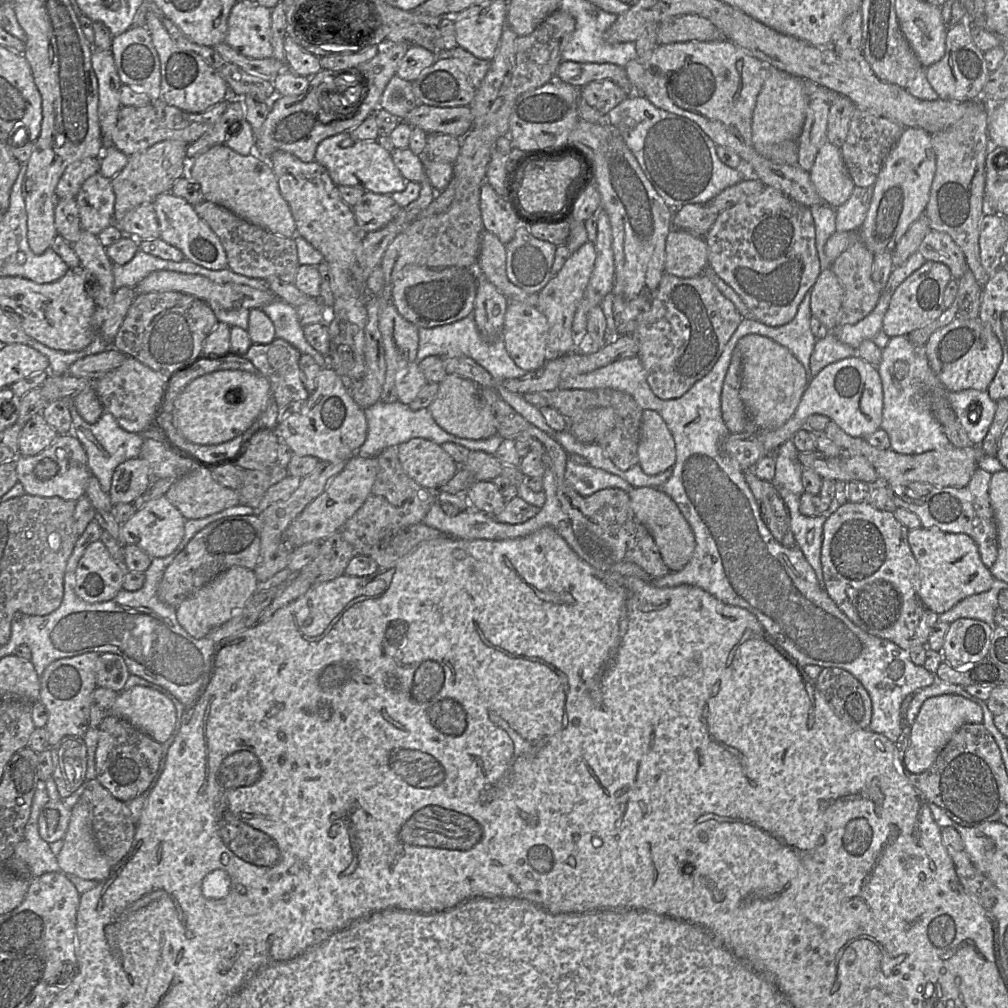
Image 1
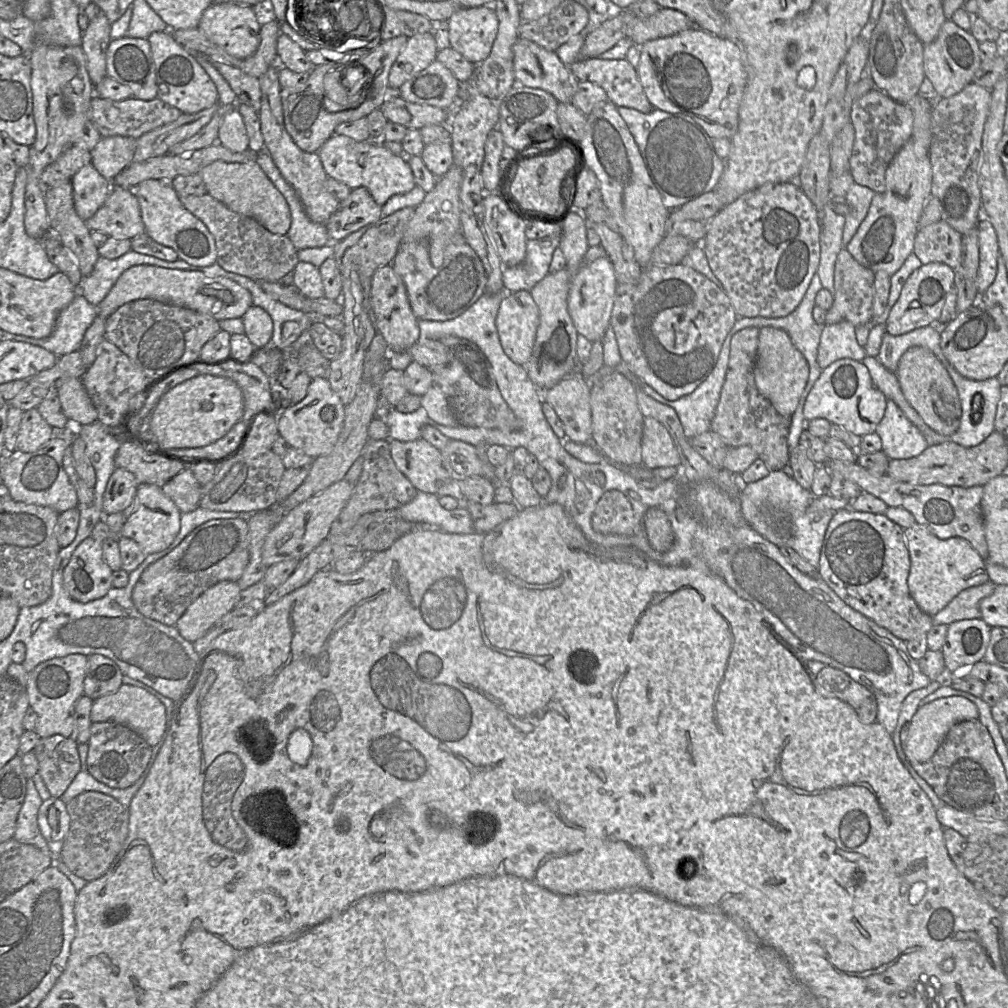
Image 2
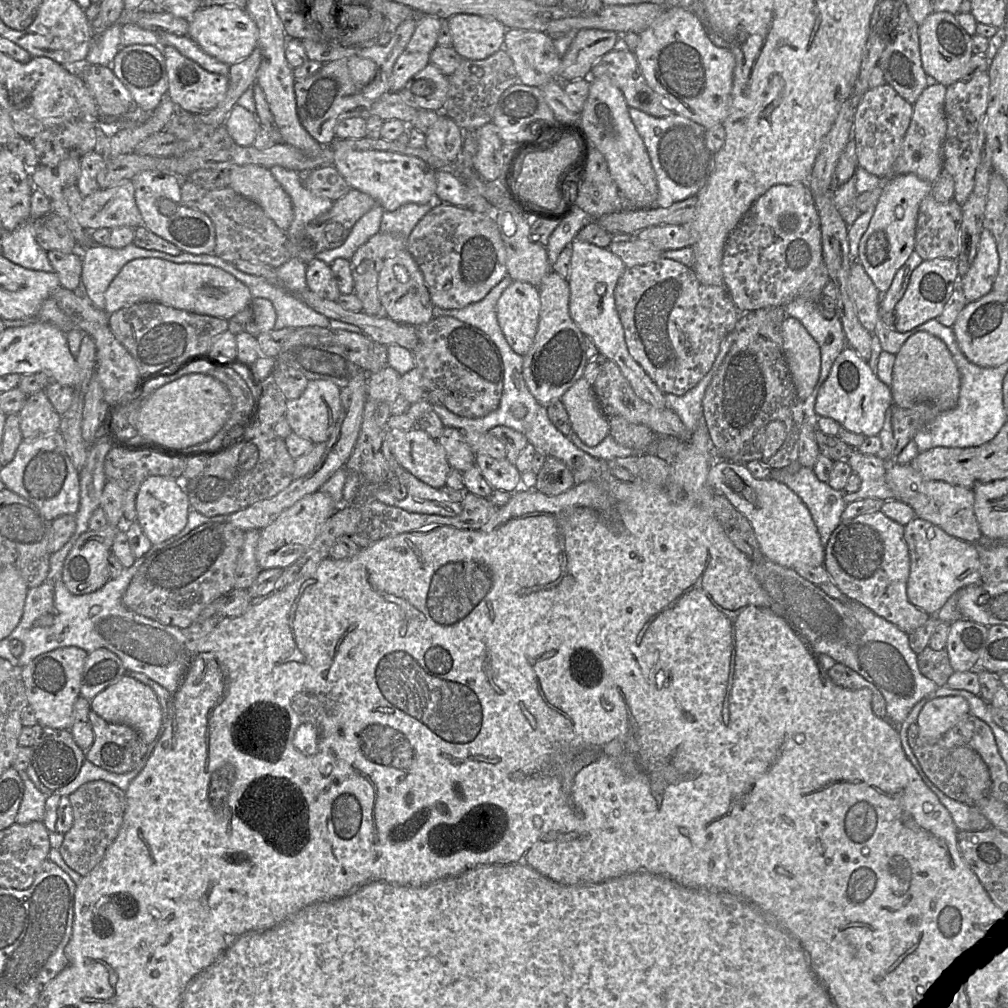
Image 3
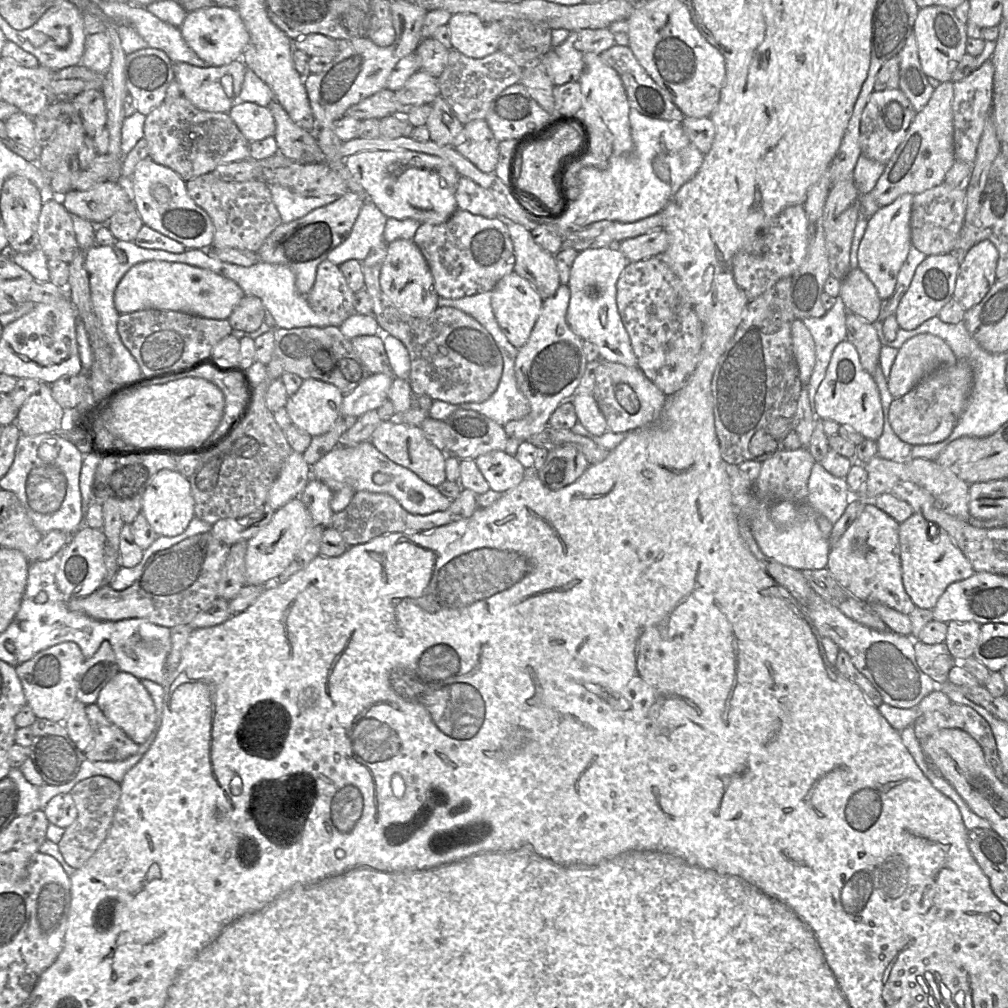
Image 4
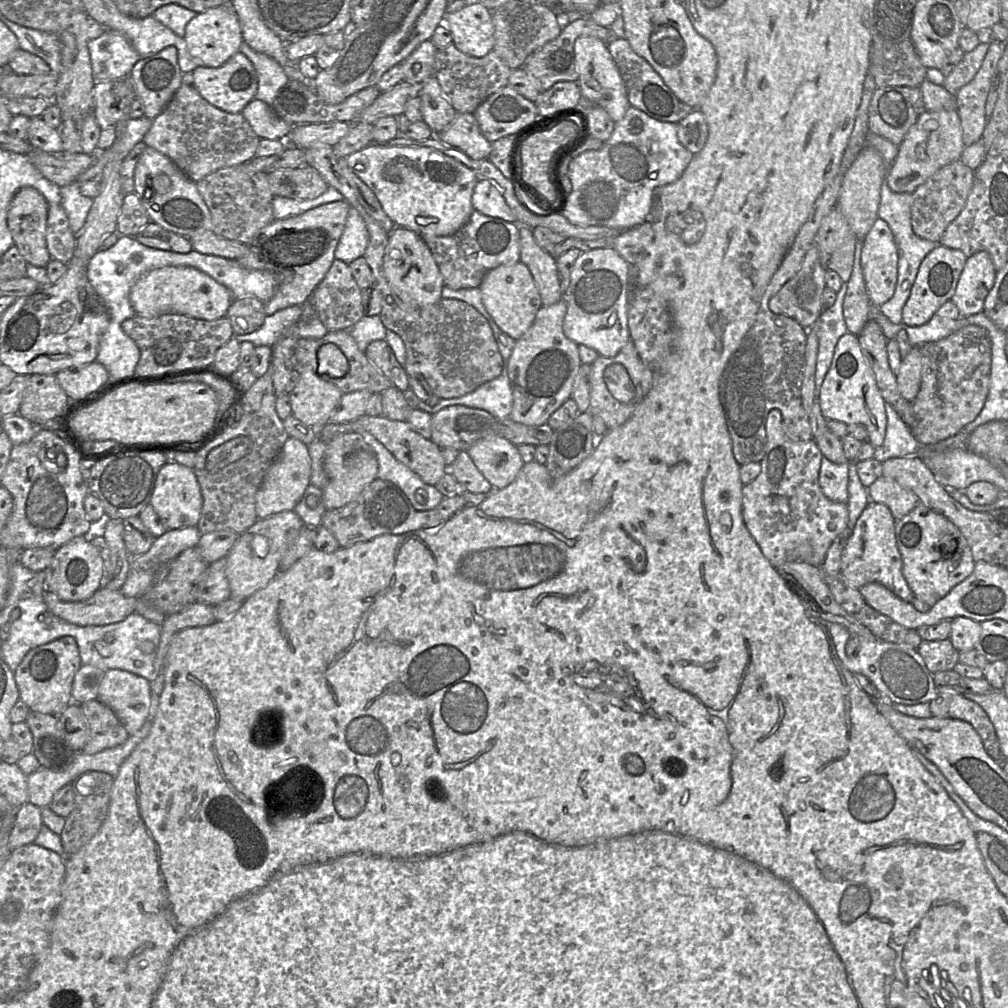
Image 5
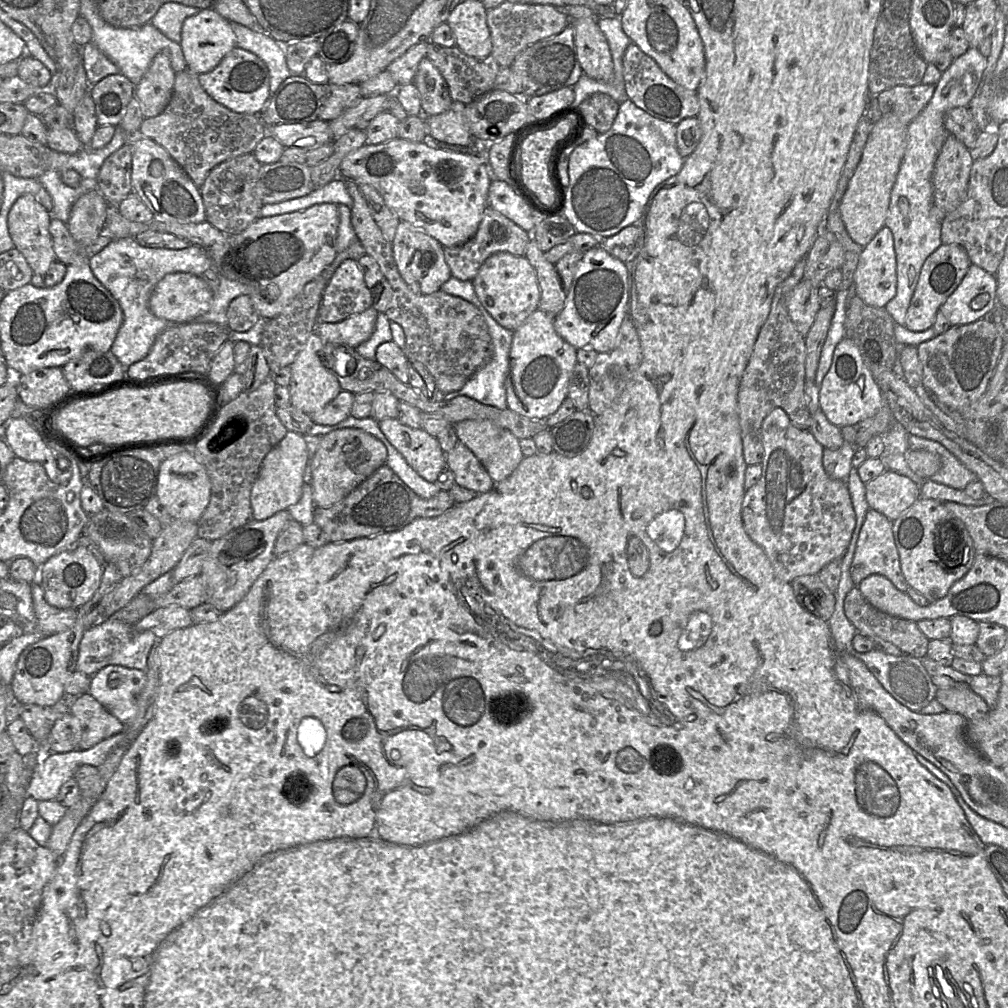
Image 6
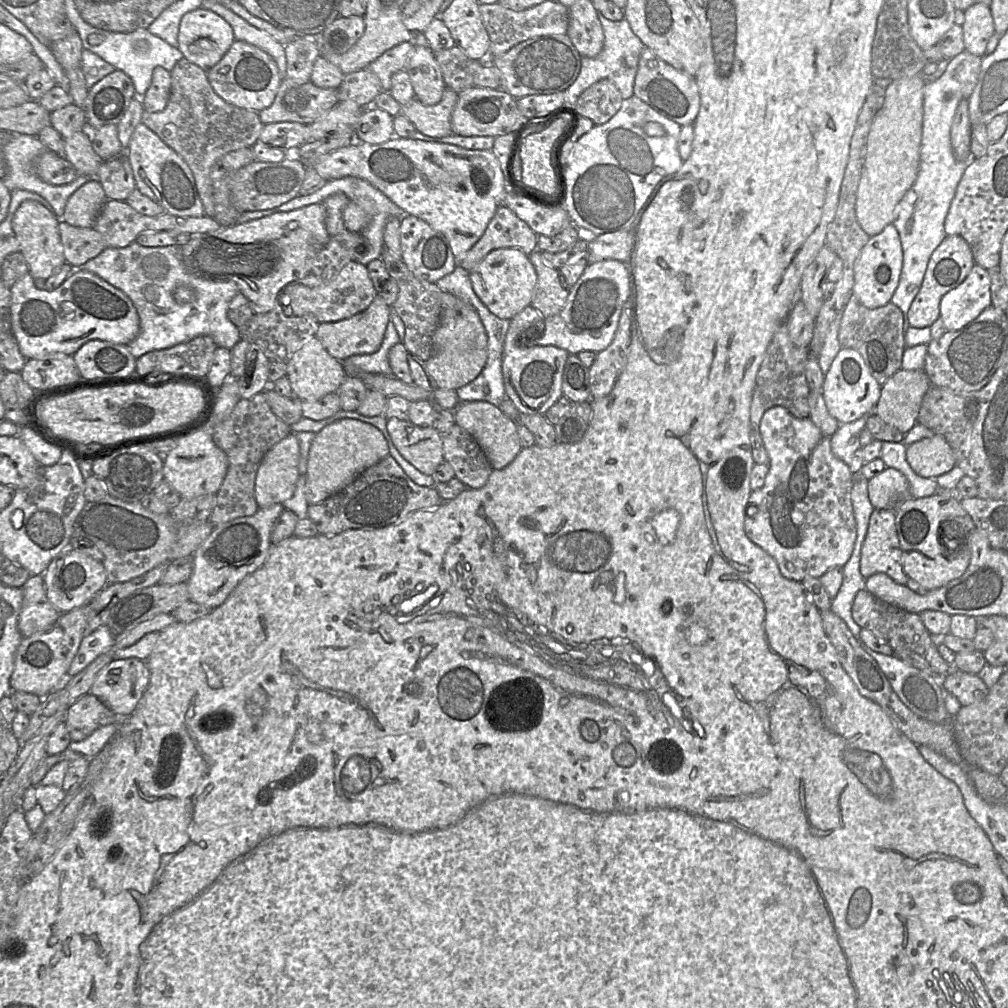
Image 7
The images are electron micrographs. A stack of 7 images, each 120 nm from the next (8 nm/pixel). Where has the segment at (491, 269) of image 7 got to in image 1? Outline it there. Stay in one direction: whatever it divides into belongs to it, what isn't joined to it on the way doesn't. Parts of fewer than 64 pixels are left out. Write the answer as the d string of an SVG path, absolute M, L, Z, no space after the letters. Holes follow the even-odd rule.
M508 303L502 339L508 355L519 368L528 372L545 365L548 333L548 320L537 307Z

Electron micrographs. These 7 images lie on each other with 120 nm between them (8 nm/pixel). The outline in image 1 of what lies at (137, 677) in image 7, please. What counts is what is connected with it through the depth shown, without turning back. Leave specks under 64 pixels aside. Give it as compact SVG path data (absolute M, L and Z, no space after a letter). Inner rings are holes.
M139 685L118 692L107 715L126 719L160 744L167 741L178 727L173 702L162 692Z

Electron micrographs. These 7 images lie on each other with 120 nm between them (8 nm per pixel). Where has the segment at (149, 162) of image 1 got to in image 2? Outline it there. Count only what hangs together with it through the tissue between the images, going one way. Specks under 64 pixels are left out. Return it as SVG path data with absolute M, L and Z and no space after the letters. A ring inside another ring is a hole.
M218 104L195 114L182 113L175 121L158 127L137 139L133 162L168 154L171 148L197 134L215 115Z

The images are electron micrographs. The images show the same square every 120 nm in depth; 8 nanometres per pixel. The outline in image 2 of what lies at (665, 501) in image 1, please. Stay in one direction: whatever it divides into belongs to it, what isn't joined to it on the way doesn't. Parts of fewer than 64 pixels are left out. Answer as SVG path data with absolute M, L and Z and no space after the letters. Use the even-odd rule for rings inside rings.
M649 508L643 517L643 527L649 544L655 551L664 553L672 547L674 532L664 511Z

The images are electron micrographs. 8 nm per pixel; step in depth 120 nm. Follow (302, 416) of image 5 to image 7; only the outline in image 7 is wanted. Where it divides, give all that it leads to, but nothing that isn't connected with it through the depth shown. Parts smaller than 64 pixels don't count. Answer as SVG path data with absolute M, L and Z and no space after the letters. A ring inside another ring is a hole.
M317 337L307 340L287 361L293 397L314 401L334 393L346 377L342 362L331 356Z

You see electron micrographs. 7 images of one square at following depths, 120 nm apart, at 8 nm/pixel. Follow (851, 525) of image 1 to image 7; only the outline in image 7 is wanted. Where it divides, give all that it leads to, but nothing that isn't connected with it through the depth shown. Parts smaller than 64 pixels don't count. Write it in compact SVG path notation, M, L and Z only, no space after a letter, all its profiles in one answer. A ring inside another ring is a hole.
M875 509L871 514L861 549L860 573L865 579L876 573L884 573L897 584L906 585L908 576L902 566L902 551L897 535L895 517L896 513L891 509Z

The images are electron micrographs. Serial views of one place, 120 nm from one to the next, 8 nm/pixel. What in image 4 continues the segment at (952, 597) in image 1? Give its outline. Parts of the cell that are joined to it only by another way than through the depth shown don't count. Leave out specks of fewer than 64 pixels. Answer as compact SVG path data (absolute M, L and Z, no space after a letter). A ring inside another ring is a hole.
M913 513L899 524L900 560L902 580L906 593L916 607L932 610L949 585L971 577L975 571L948 536L937 540L929 536L931 524L919 513Z

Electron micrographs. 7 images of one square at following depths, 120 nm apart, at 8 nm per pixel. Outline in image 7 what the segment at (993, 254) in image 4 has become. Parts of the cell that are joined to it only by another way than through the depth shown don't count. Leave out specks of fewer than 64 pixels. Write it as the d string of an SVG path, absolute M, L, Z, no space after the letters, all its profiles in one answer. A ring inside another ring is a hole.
M974 265L965 280L940 302L940 318L947 331L962 329L991 306L989 271Z

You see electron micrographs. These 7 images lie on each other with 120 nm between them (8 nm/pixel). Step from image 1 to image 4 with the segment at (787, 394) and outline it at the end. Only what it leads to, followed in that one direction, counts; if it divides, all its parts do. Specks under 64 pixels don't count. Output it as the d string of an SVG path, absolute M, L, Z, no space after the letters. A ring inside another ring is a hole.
M796 319L791 326L791 338L800 380L807 387L816 362L813 336L803 321Z

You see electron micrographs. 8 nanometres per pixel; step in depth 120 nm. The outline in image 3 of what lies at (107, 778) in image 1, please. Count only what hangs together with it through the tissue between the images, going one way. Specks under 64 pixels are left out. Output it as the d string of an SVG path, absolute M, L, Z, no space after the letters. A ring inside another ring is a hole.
M91 709L89 719L94 742L85 751L85 759L115 774L136 768L148 749L138 732L125 724L107 722Z

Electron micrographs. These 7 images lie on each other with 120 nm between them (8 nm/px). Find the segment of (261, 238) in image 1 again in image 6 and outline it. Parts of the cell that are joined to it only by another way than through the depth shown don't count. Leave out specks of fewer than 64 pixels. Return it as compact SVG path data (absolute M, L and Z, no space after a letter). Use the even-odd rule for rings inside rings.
M252 153L240 155L215 166L199 188L202 196L206 221L225 234L242 232L260 218L264 206L257 197L257 178L262 164Z

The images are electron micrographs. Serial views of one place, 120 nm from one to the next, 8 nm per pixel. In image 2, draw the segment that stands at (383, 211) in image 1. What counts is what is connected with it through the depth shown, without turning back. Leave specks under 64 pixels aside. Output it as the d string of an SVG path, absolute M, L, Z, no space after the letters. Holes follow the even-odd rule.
M359 187L353 189L346 199L340 201L339 208L326 222L326 228L330 240L332 242L340 242L348 235L378 221L381 218L382 206L374 200L368 189L365 187Z

